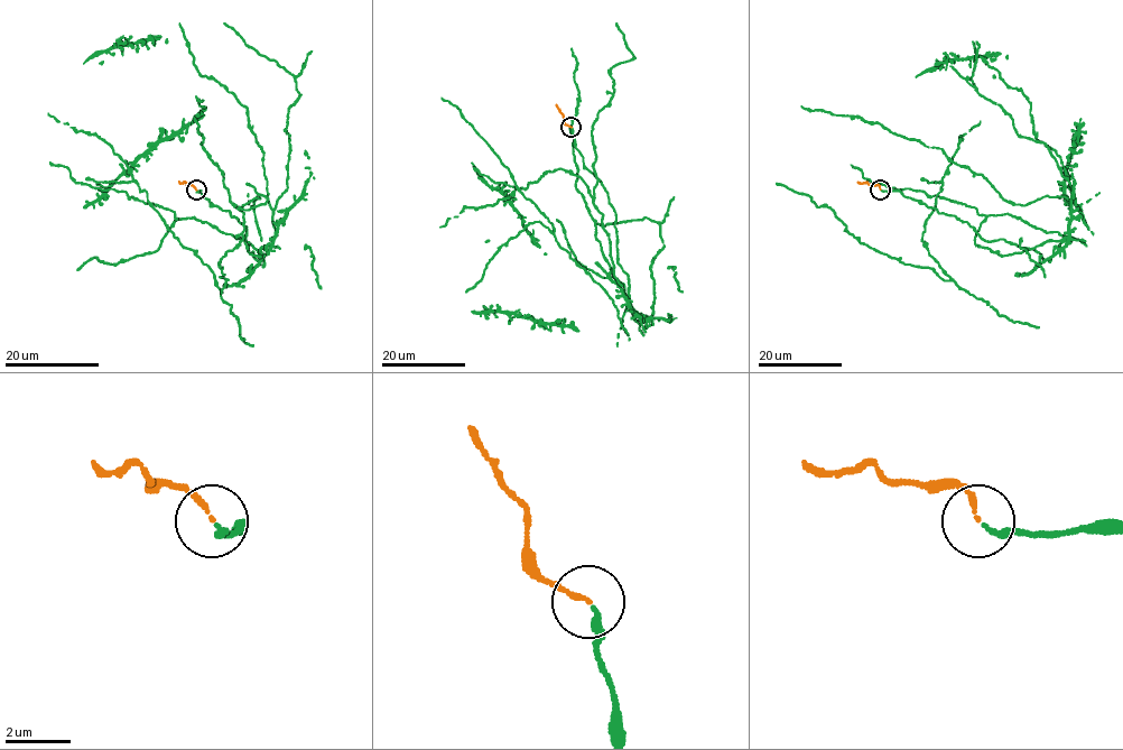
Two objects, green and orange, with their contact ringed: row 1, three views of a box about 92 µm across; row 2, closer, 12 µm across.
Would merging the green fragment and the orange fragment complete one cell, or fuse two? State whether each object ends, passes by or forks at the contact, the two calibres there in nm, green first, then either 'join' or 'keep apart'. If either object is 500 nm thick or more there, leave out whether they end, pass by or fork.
green ends | orange ends | 200/150 nm | join

